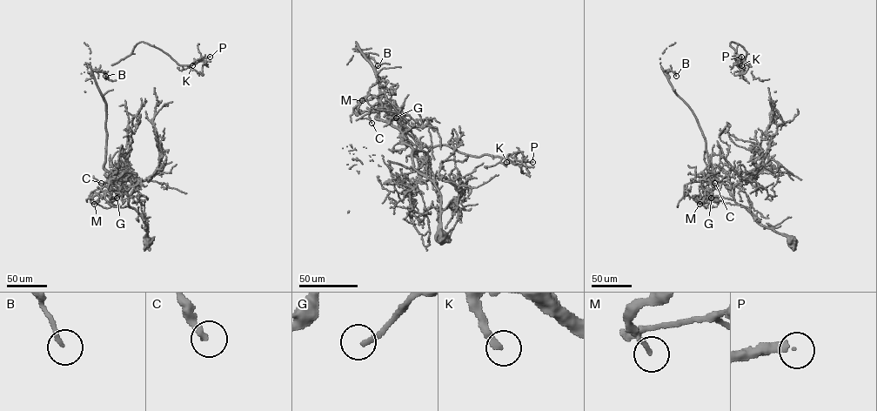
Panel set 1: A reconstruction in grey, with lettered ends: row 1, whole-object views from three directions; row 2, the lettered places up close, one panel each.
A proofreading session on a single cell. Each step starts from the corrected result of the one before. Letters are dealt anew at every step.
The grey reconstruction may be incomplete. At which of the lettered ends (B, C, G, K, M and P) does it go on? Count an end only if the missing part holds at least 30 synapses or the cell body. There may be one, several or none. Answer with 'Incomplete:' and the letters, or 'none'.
Incomplete: G, K, P

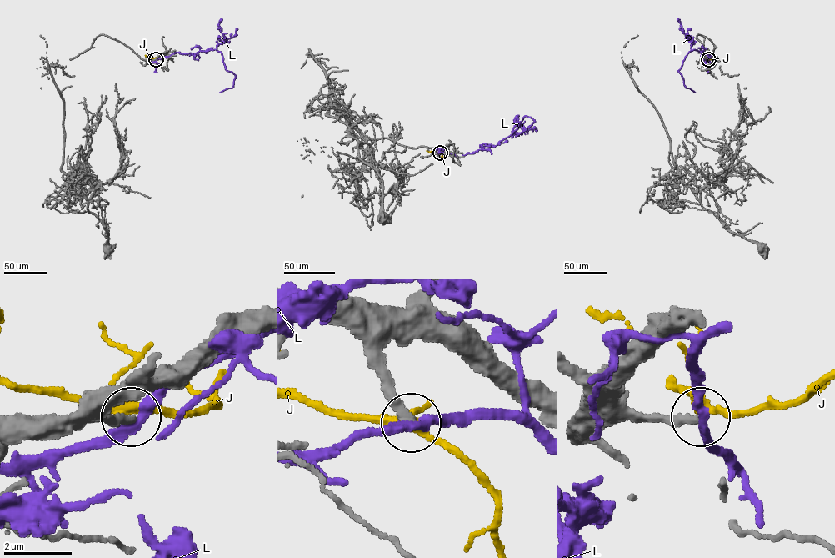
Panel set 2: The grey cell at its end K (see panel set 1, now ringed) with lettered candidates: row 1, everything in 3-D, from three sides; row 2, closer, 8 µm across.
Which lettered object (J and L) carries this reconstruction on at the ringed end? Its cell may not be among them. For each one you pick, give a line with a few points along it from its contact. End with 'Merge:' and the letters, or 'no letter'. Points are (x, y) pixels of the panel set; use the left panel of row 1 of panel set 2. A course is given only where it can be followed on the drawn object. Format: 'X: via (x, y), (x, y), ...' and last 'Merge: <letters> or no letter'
Merge: no letter

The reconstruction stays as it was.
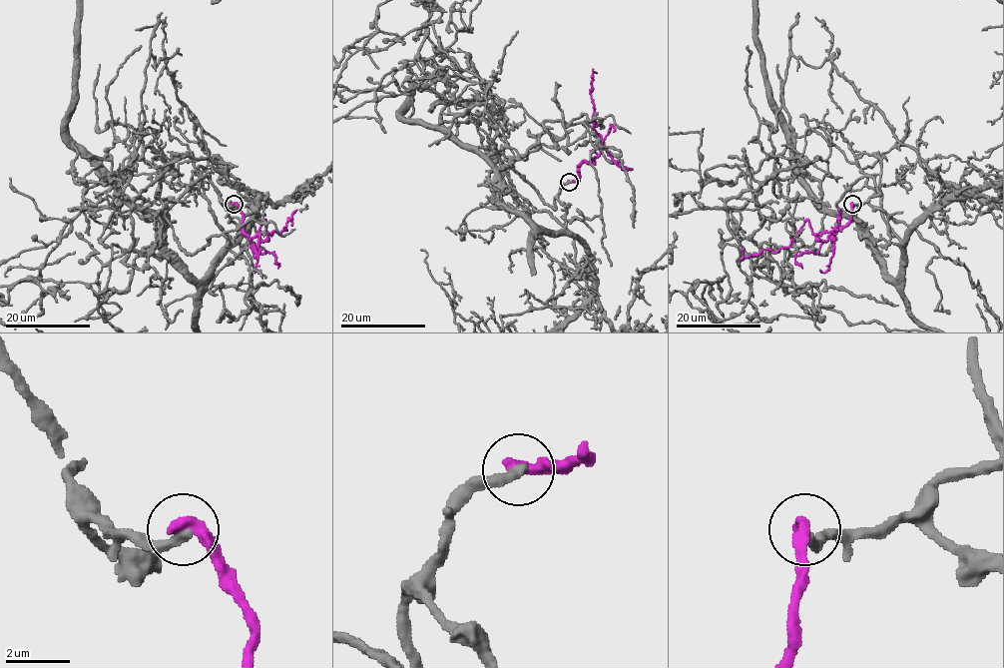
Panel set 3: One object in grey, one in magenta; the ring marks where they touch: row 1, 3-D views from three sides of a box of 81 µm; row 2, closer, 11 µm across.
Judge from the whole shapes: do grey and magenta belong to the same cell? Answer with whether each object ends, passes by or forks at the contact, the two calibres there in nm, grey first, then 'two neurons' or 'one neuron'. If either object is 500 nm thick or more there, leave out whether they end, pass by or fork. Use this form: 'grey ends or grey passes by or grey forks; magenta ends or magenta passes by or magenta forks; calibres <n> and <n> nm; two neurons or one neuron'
grey ends; magenta ends; calibres 340 and 480 nm; two neurons

